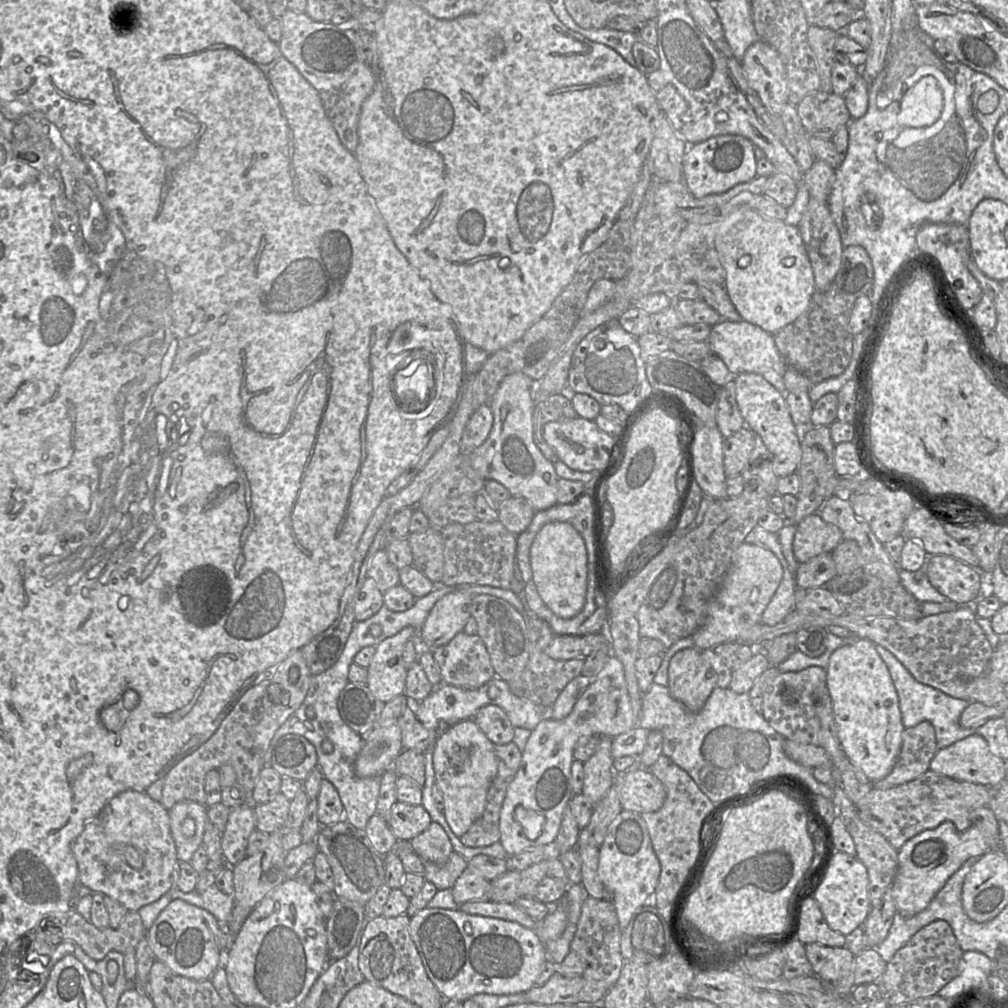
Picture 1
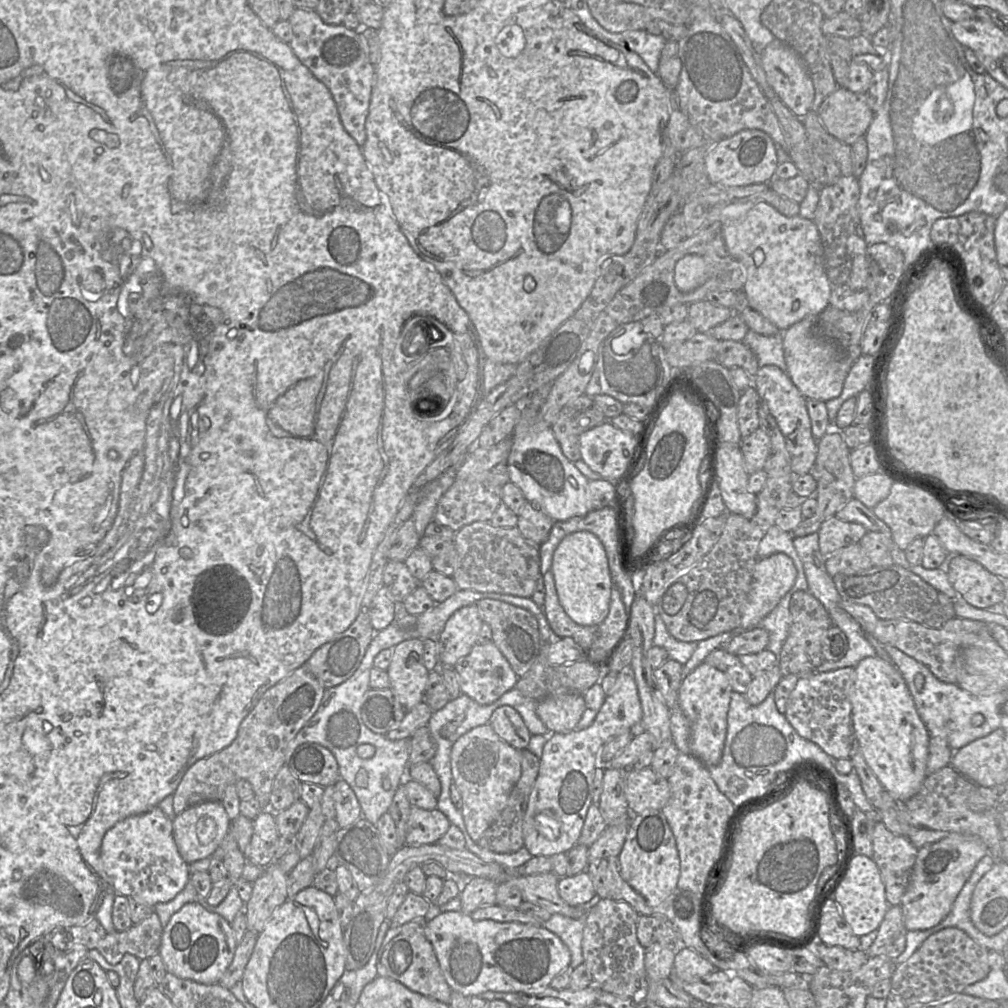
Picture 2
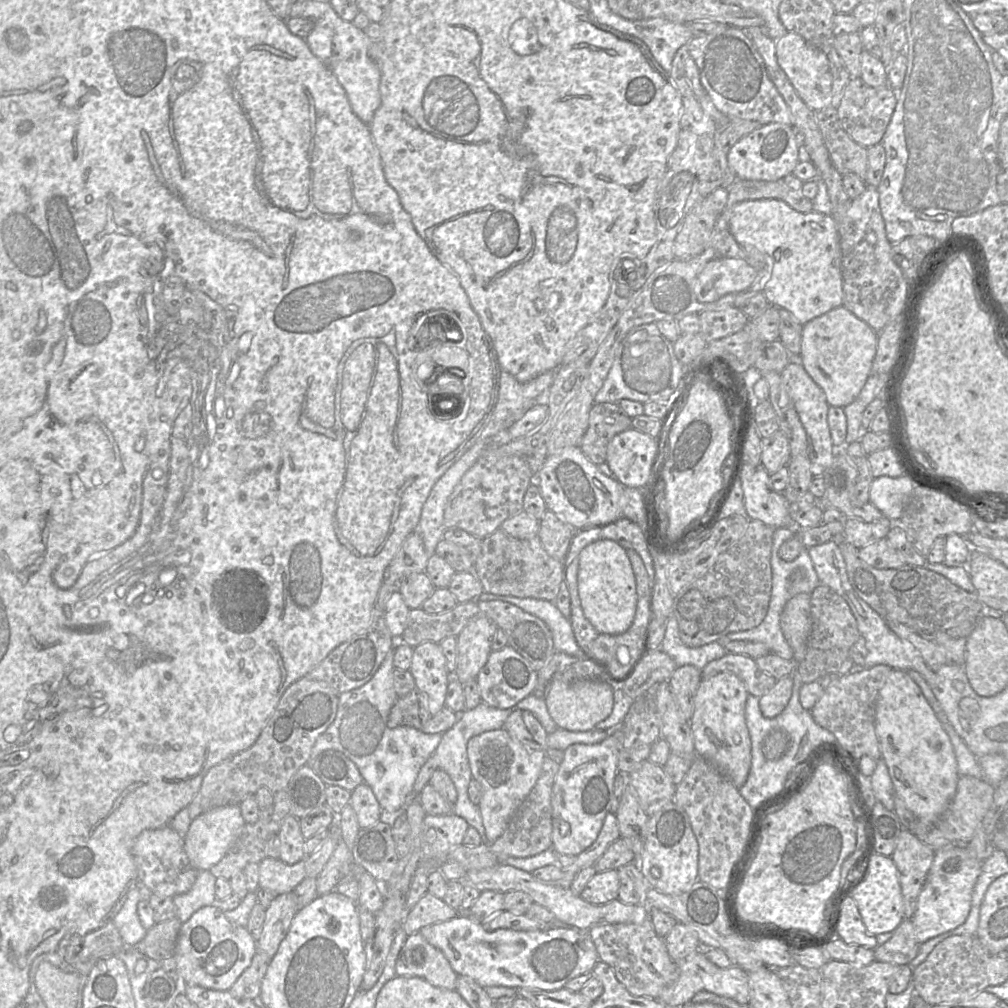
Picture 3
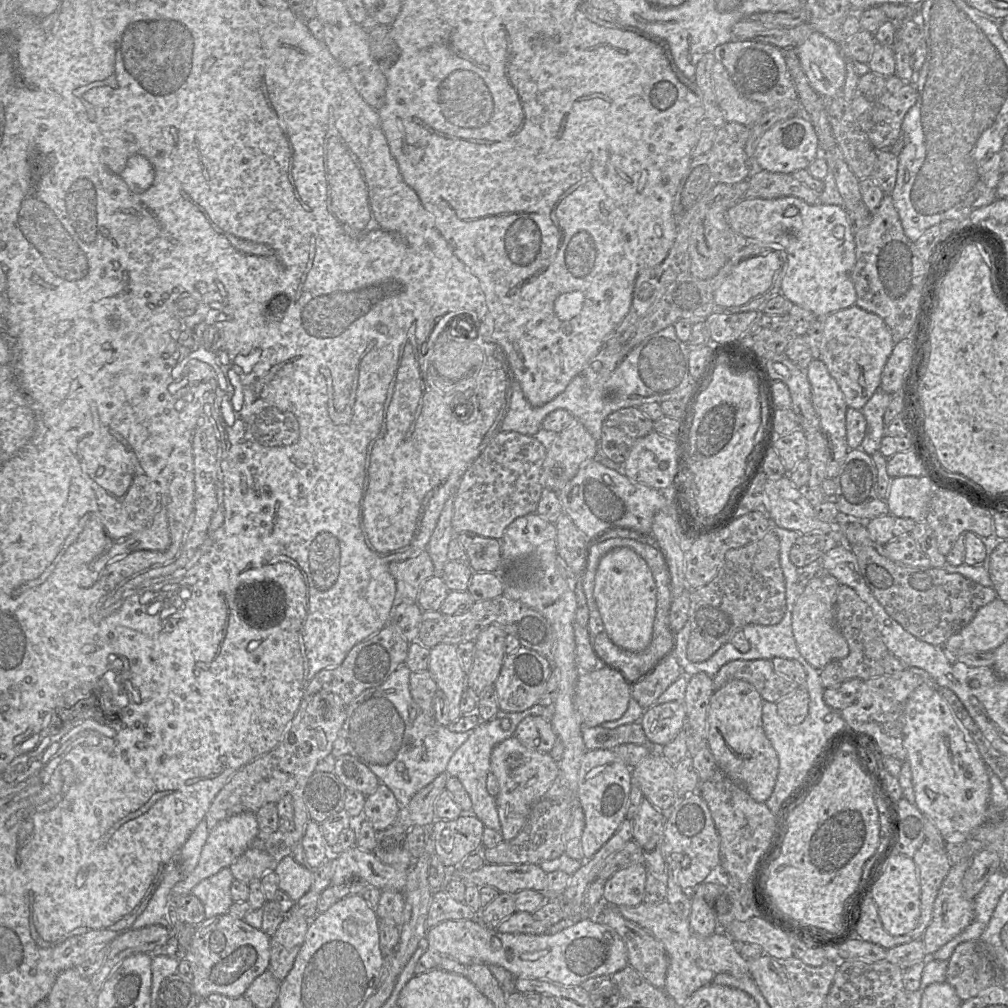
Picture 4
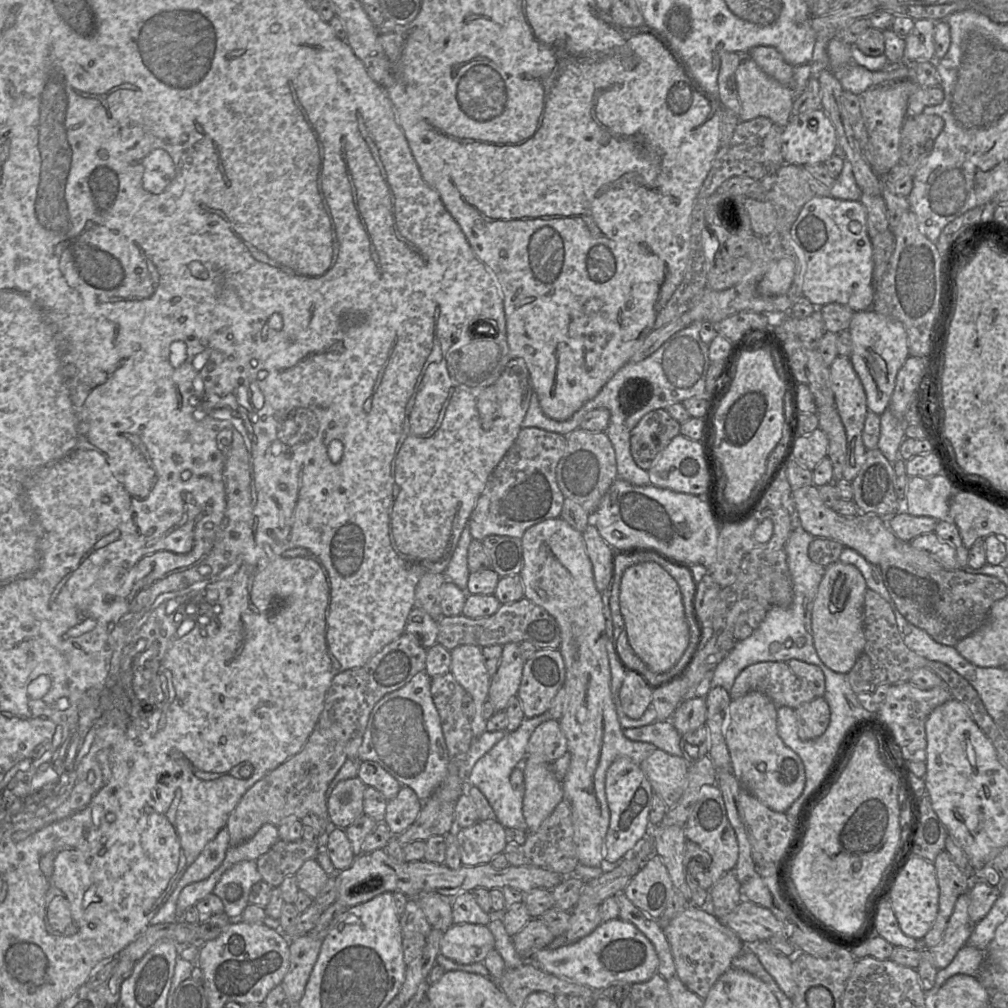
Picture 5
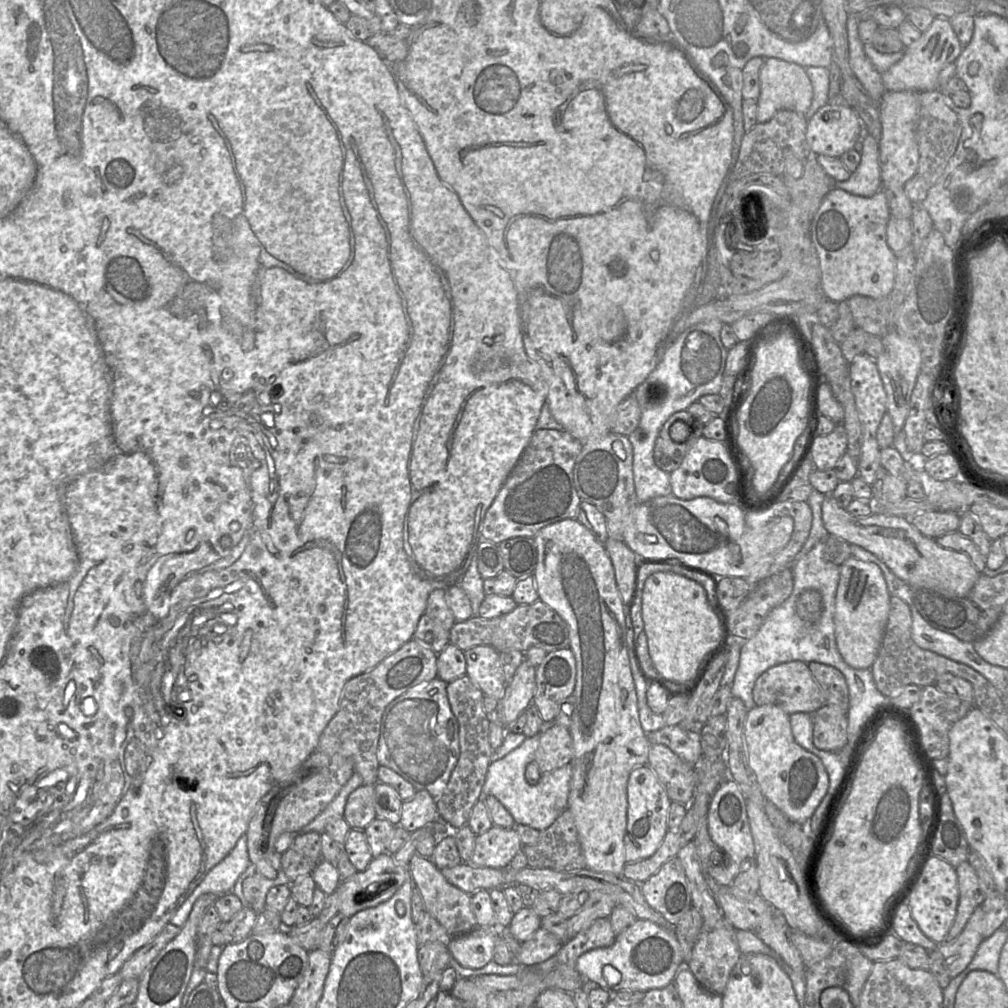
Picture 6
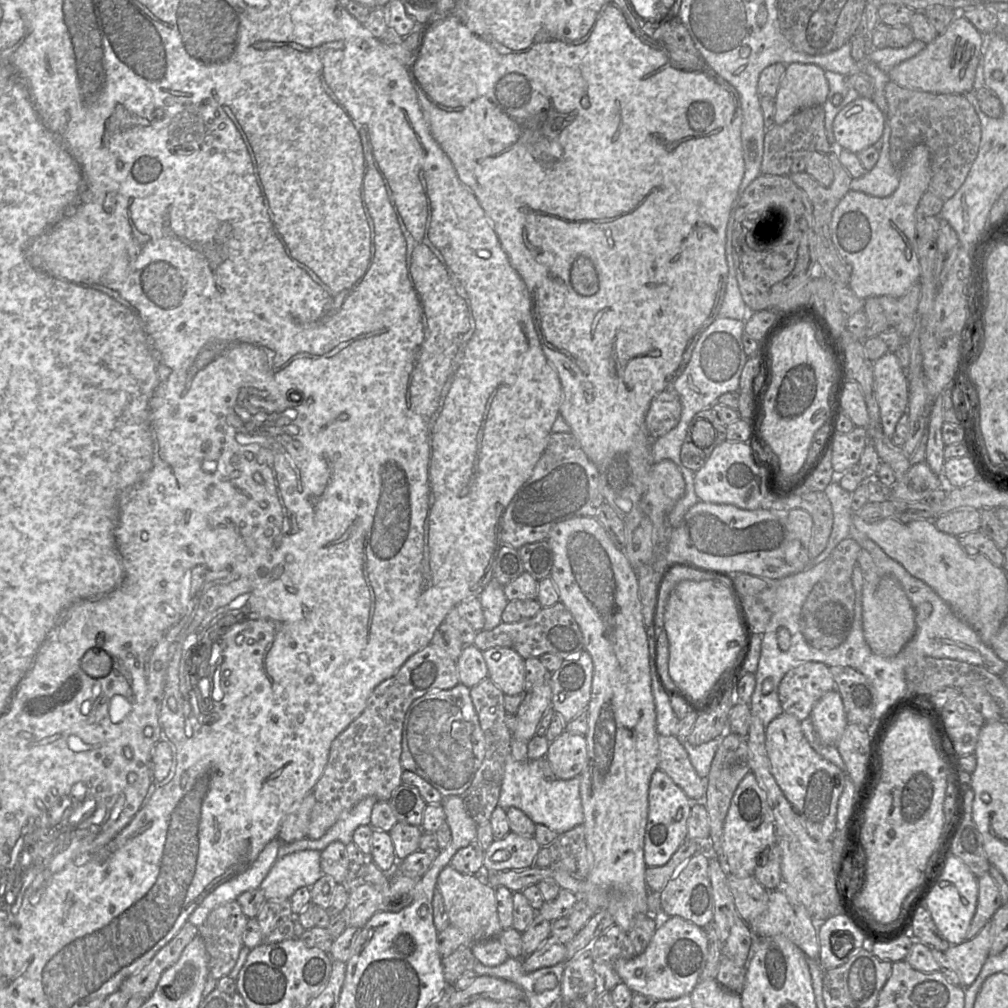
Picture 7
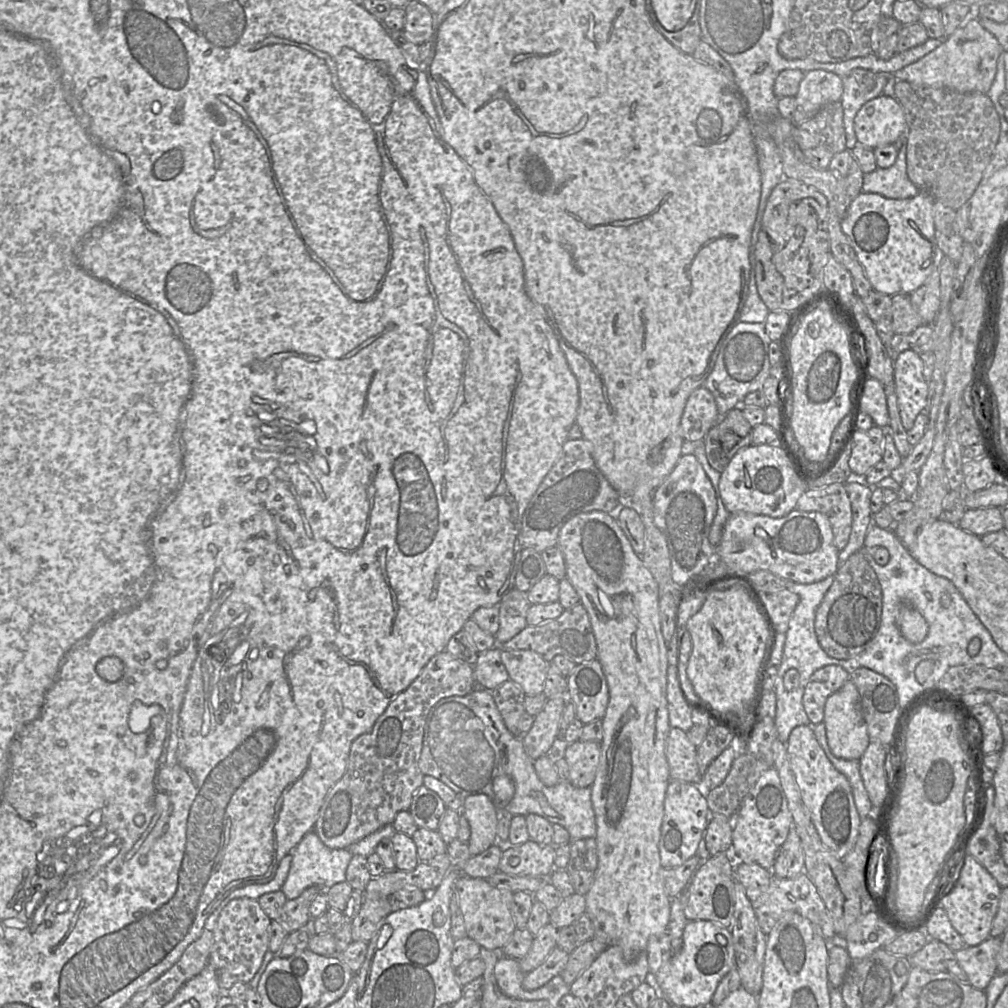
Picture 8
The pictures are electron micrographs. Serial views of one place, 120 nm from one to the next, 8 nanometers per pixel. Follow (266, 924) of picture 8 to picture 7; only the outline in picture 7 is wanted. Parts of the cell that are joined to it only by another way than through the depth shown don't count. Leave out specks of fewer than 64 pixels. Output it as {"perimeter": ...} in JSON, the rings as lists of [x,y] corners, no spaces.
{"perimeter":[[[232,901],[223,903],[212,910],[204,923],[198,927],[199,936],[204,942],[208,957],[209,977],[216,981],[222,977],[236,978],[251,950],[244,942],[244,931],[248,920],[240,905]]]}

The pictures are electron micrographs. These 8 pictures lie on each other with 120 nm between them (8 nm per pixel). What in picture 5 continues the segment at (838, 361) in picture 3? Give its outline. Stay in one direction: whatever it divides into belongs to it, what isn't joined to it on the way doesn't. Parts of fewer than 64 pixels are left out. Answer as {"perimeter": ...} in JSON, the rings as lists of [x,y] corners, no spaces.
{"perimeter":[[[869,309],[854,313],[847,334],[851,344],[849,360],[863,385],[867,409],[880,415],[889,408],[896,376],[910,356],[905,328],[898,320]]]}

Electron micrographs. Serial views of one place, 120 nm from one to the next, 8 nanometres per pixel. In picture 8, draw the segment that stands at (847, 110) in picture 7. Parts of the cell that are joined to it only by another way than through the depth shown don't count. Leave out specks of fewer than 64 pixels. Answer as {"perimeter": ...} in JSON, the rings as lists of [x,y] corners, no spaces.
{"perimeter":[[[880,95],[858,110],[854,131],[858,144],[869,148],[901,142],[907,131],[905,112],[895,97]]]}

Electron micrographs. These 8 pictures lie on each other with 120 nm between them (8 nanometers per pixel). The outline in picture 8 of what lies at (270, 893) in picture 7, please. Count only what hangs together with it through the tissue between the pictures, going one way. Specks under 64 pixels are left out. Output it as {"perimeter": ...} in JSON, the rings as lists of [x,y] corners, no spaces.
{"perimeter":[[[311,831],[291,852],[289,872],[280,891],[285,894],[288,900],[291,900],[299,897],[303,891],[312,886],[327,889],[334,884],[345,882],[347,867],[354,855],[348,849],[332,849],[326,846],[319,836]]]}

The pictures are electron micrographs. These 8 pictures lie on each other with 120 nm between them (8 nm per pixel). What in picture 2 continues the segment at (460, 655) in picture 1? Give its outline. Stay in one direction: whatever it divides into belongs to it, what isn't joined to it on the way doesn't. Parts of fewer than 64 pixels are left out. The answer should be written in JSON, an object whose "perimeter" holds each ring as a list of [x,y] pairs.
{"perimeter":[[[493,642],[477,643],[467,656],[457,661],[452,669],[457,673],[462,693],[483,705],[495,703],[506,692],[514,689],[519,680],[507,659]]]}

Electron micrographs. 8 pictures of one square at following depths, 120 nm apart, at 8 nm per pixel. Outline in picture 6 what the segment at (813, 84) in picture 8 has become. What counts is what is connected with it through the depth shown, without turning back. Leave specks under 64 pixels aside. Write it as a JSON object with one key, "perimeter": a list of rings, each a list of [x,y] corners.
{"perimeter":[[[764,58],[759,71],[760,94],[757,99],[756,121],[769,121],[778,111],[791,110],[806,113],[813,99],[813,87],[806,73],[806,68],[796,63],[776,58]]]}

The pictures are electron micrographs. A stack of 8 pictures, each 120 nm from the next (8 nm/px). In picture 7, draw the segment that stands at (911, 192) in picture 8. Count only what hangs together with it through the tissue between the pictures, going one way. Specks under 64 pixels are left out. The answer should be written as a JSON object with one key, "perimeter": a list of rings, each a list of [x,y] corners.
{"perimeter":[[[885,124],[881,138],[880,156],[876,165],[861,177],[851,181],[850,189],[870,196],[884,198],[894,193],[899,185],[899,170],[890,159],[890,128]]]}

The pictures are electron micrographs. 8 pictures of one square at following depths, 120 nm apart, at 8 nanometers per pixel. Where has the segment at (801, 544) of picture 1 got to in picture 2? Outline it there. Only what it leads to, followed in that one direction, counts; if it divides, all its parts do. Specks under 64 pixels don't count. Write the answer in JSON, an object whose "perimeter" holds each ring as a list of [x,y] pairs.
{"perimeter":[[[831,517],[818,530],[820,552],[828,557],[833,552],[859,541],[868,533],[866,528],[855,522],[846,522]]]}

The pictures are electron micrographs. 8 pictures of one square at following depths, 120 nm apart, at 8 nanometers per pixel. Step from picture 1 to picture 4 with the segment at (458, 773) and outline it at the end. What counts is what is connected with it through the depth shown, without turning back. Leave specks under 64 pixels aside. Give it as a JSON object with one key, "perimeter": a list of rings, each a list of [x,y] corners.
{"perimeter":[[[511,737],[497,744],[492,750],[490,769],[498,783],[495,798],[500,833],[504,840],[510,840],[520,832],[533,805],[542,798],[557,778],[559,767],[550,754],[527,748],[515,737]]]}

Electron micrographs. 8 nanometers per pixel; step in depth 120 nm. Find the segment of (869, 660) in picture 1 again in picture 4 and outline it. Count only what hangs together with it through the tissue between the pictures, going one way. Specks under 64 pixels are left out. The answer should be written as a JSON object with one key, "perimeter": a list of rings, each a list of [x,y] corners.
{"perimeter":[[[932,679],[919,685],[905,703],[902,728],[905,761],[912,774],[914,804],[938,827],[946,842],[962,842],[989,820],[990,772],[976,744],[958,724],[950,706],[935,687]]]}

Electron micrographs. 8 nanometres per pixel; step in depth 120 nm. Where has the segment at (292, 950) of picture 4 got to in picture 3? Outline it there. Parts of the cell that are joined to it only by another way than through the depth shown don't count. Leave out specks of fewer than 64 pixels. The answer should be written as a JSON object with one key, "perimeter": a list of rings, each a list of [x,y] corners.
{"perimeter":[[[292,892],[278,894],[266,909],[263,930],[256,940],[258,952],[273,957],[299,911]]]}

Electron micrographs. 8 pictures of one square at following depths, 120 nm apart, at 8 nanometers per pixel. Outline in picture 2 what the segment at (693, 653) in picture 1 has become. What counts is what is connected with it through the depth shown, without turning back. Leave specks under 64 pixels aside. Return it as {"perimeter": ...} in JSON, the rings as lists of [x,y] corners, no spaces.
{"perimeter":[[[703,662],[688,673],[678,691],[678,705],[690,723],[691,755],[707,766],[718,764],[727,730],[727,712],[733,689],[727,675]]]}

